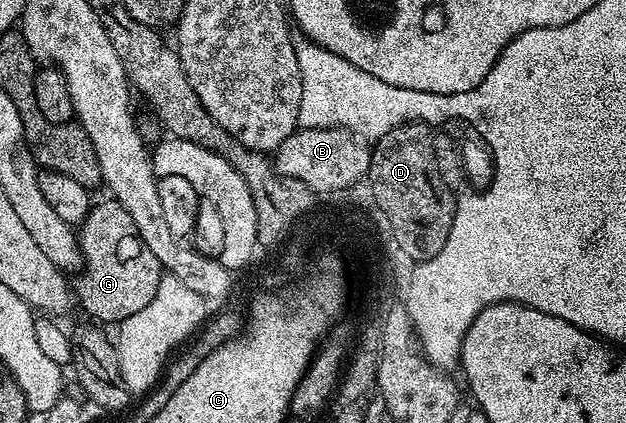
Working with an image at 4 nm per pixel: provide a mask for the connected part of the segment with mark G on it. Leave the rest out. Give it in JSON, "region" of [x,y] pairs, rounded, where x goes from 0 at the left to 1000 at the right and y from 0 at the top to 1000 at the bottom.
{"region":[[[187,475],[176,478],[153,478],[125,539],[123,567],[133,652],[117,669],[117,697],[125,723],[126,716],[133,723],[134,740],[152,752],[147,757],[165,768],[173,768],[171,764],[188,768],[196,761],[200,749],[212,749],[212,740],[232,730],[232,721],[238,721],[238,712],[244,712],[257,657],[257,638],[254,641],[257,612],[232,582],[209,506]]]}

